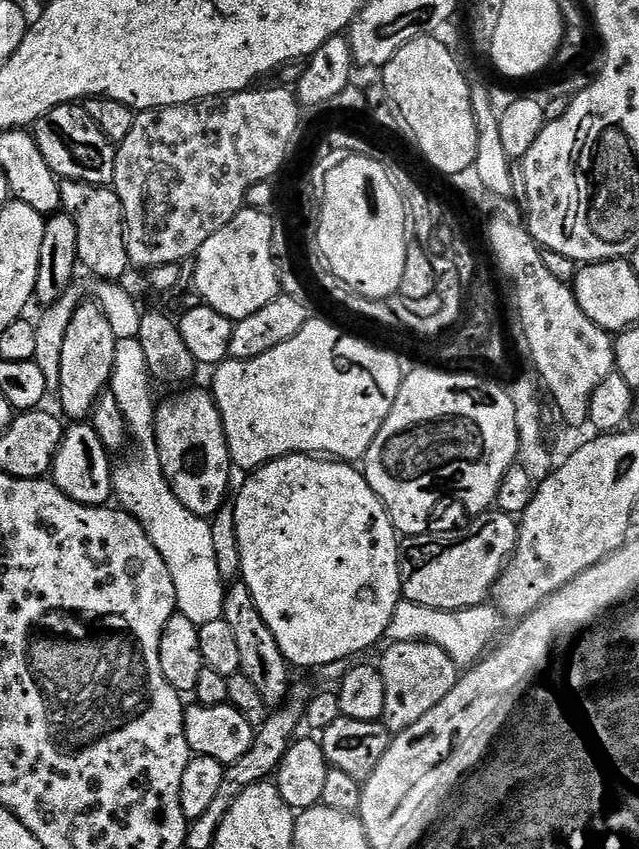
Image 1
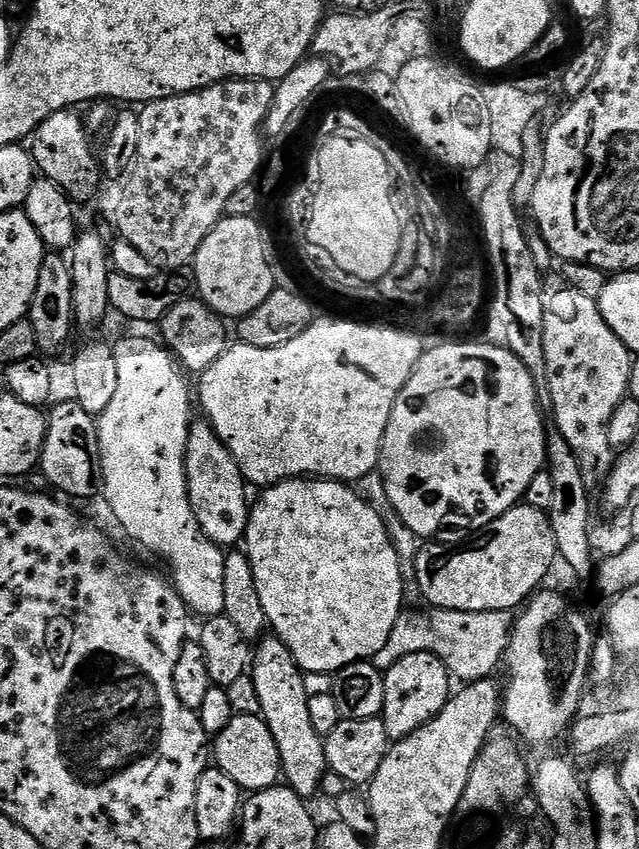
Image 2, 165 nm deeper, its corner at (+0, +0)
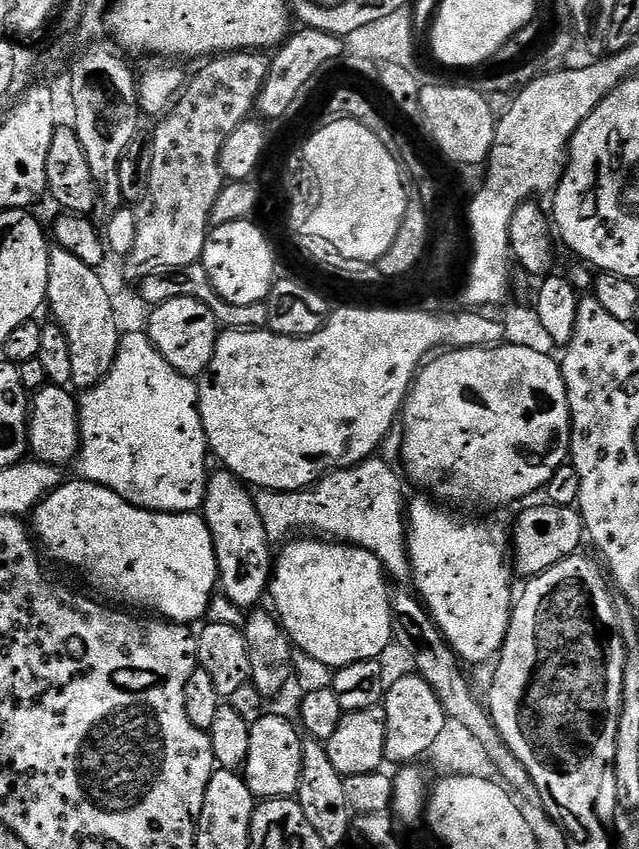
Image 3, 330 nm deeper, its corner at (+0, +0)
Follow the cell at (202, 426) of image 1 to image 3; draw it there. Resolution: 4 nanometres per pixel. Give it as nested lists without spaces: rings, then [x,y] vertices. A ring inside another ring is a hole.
[[[213,471],[209,475],[202,515],[214,542],[218,584],[223,595],[227,596],[234,606],[251,610],[263,601],[260,600],[263,596],[265,599],[269,591],[274,548],[266,534],[266,526],[262,526],[262,518],[256,509],[253,493],[234,473],[219,471]]]

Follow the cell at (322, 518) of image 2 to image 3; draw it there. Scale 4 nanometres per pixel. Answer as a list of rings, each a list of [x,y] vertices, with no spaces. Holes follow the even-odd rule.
[[[292,538],[281,548],[284,549],[281,552],[279,549],[272,565],[270,600],[272,596],[274,615],[293,645],[333,670],[383,657],[388,644],[390,648],[393,643],[392,601],[390,580],[379,558],[355,544],[342,544],[327,538]]]

